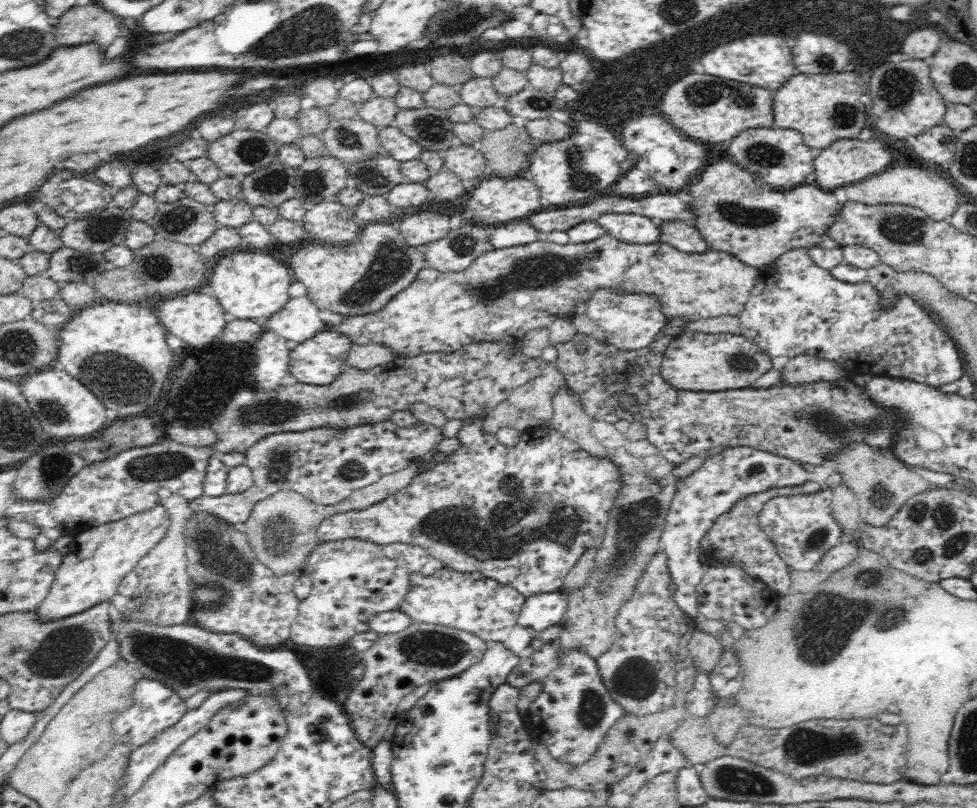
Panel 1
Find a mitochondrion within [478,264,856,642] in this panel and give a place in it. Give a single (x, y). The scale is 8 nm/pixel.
(636, 522)

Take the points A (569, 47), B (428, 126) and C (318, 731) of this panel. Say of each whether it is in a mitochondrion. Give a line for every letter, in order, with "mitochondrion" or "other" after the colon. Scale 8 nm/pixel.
A: other
B: mitochondrion
C: other

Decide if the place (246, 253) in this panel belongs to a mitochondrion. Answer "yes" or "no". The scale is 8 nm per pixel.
no

